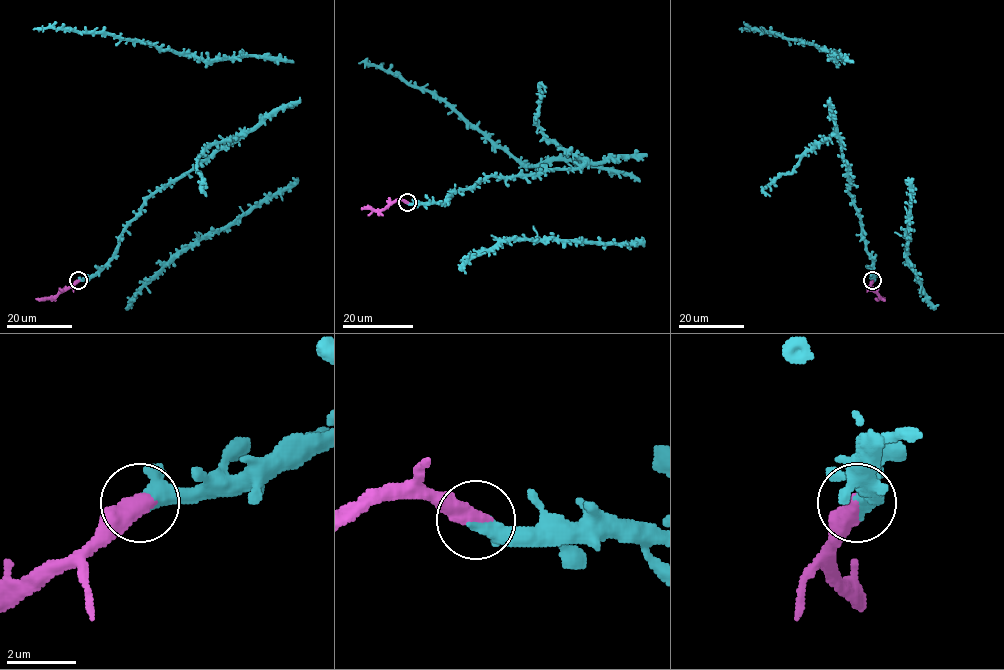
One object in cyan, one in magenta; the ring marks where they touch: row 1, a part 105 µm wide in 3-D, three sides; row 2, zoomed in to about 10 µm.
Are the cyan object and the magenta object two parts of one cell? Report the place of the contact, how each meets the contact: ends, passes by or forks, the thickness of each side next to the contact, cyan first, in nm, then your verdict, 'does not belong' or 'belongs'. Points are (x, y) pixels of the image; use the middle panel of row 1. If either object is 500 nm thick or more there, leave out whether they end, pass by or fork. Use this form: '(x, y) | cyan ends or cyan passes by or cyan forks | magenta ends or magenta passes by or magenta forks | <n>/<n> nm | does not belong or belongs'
(407, 202) | 340/550 nm | belongs

